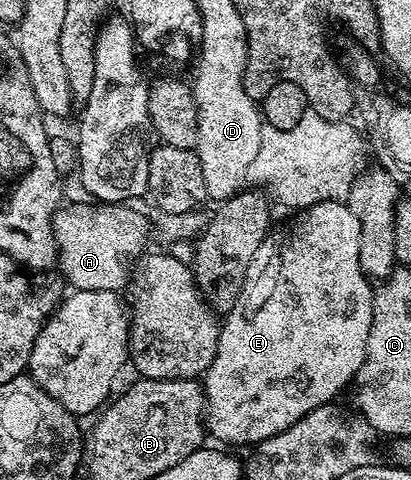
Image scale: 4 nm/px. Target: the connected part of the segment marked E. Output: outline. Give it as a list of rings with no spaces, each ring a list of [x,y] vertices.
[[[345,201],[318,203],[295,213],[294,219],[287,226],[271,229],[265,240],[256,248],[256,256],[252,264],[248,264],[246,273],[246,283],[236,300],[236,304],[225,311],[224,321],[221,323],[218,351],[212,360],[210,367],[206,369],[204,375],[204,393],[206,396],[206,412],[204,415],[204,425],[212,439],[219,438],[227,447],[246,446],[253,447],[259,442],[268,440],[284,428],[292,428],[296,420],[308,416],[316,408],[333,403],[334,398],[342,389],[349,387],[353,383],[354,377],[360,372],[360,368],[366,359],[368,352],[368,336],[372,332],[374,323],[374,291],[371,279],[367,278],[365,272],[360,268],[360,220],[351,212]]]

